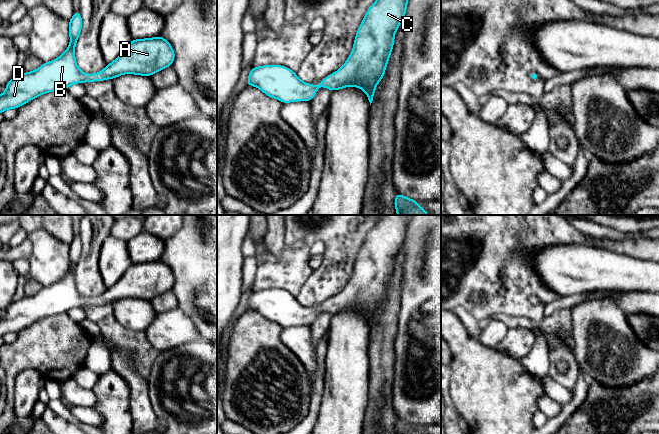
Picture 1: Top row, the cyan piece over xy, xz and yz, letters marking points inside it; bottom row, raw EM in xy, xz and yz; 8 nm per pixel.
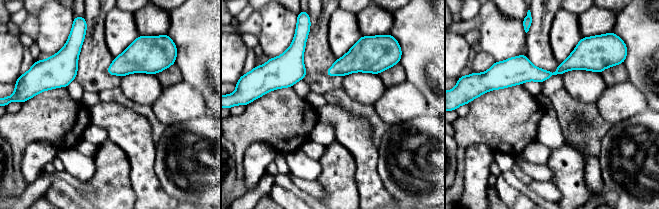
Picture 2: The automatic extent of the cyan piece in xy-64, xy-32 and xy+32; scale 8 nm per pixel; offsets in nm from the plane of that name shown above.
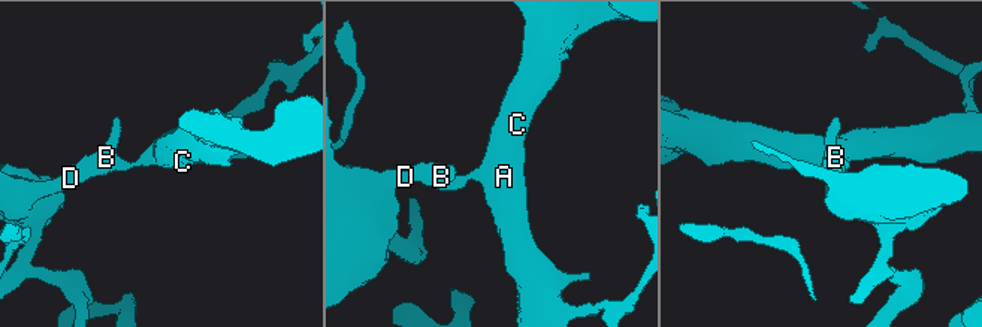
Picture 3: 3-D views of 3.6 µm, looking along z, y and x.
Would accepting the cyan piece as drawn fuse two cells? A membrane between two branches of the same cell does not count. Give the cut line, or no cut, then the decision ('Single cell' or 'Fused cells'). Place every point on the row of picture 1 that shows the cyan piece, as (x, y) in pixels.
No split. Single cell

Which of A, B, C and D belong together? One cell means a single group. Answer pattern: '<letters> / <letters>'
A B C D

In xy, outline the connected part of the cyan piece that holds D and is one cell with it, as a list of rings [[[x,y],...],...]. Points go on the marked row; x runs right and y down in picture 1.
[[[76,11],[69,21],[70,45],[66,51],[55,60],[43,63],[35,71],[11,79],[5,85],[6,91],[0,95],[0,113],[17,109],[41,94],[67,89],[76,83],[114,79],[122,74],[150,77],[171,66],[174,61],[174,50],[162,36],[132,39],[123,52],[101,72],[83,73],[75,60],[75,46],[81,28],[82,18]]]

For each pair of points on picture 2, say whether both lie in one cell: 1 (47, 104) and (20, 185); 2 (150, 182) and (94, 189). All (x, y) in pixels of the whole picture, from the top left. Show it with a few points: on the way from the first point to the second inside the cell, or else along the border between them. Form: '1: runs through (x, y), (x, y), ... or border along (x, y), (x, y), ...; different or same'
1: runs through (30, 124), (19, 135), (17, 165); same
2: border along (128, 161), (130, 166), (130, 183), (136, 198); different

